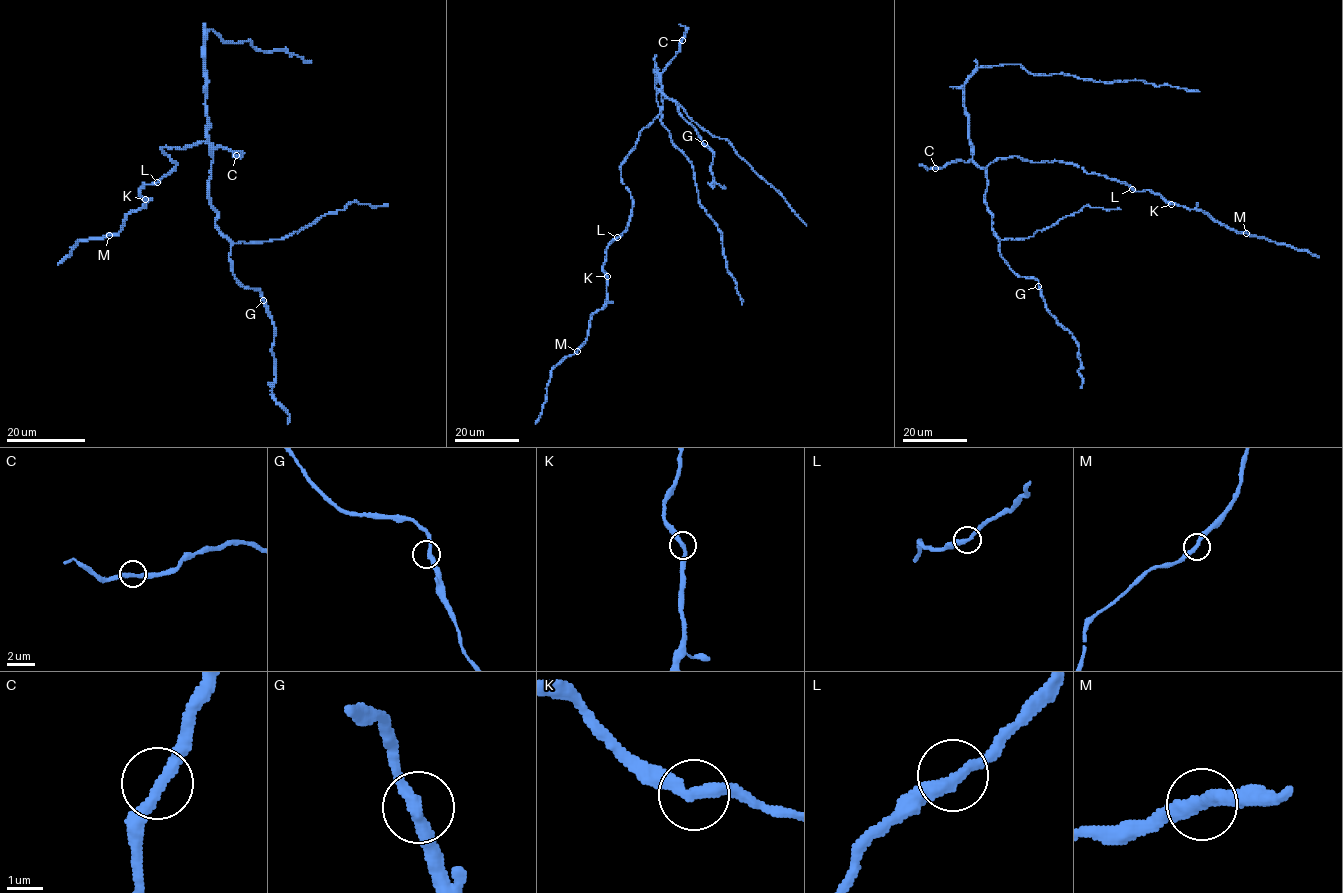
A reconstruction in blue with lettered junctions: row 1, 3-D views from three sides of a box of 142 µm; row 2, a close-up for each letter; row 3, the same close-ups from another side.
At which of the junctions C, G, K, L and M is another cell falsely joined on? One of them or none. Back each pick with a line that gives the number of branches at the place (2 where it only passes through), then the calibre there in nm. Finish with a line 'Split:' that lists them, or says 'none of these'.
Split: none of these

